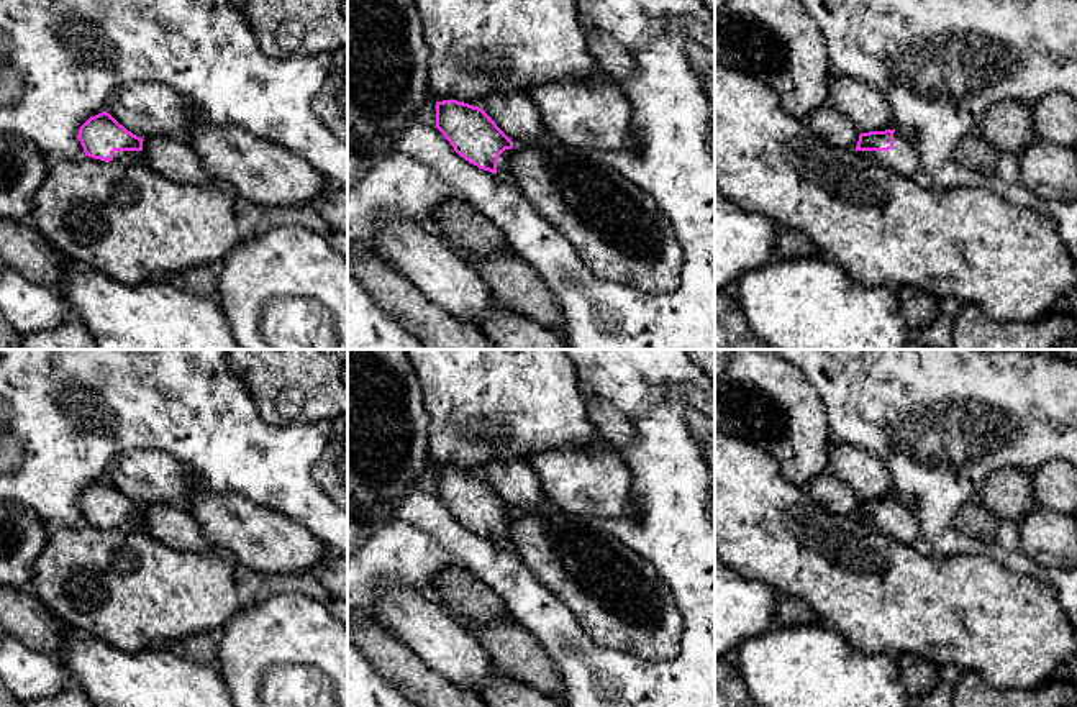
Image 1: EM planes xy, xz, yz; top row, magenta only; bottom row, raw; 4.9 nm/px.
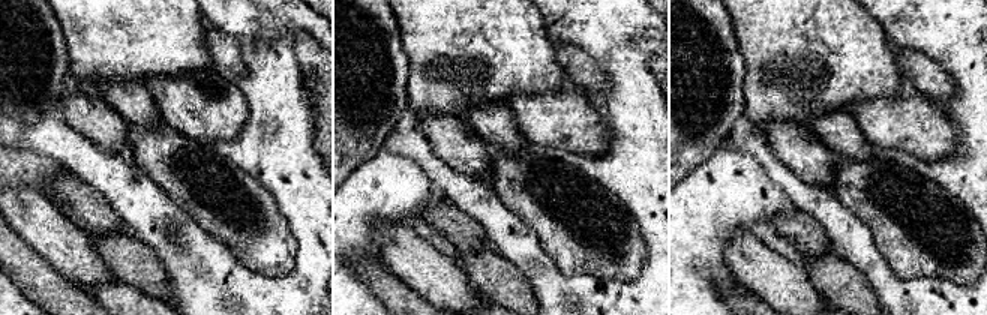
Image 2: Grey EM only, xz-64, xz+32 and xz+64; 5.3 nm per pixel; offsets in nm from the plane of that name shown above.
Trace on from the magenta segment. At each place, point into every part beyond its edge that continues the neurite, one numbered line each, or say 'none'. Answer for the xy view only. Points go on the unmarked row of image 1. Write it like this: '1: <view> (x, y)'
1: xy (122, 524)

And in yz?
1: yz (904, 527)

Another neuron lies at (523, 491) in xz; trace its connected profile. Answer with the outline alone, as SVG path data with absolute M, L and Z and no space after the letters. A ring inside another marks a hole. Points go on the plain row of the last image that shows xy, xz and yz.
M490 461L480 476L515 510L541 510L546 499L541 479L526 461Z

